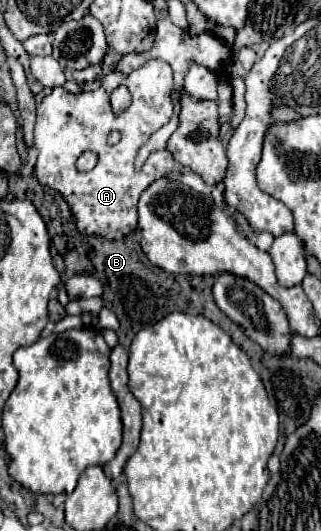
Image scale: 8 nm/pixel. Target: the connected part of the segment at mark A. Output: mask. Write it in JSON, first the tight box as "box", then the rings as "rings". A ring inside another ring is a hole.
{"box":[33,58,181,240],"rings":[[[157,58],[149,60],[129,74],[111,70],[107,76],[103,76],[101,86],[95,92],[71,94],[65,88],[53,88],[51,94],[47,94],[37,106],[33,146],[37,148],[39,156],[35,164],[35,176],[41,186],[49,186],[65,198],[73,212],[75,226],[83,236],[121,240],[123,236],[139,230],[137,204],[141,194],[155,180],[167,178],[171,172],[181,170],[181,166],[171,158],[167,150],[153,152],[143,166],[135,166],[135,156],[139,148],[149,140],[155,130],[167,124],[173,116],[173,104],[169,98],[171,90],[171,66]],[[119,86],[127,86],[133,100],[127,110],[115,114],[109,96]],[[115,128],[121,132],[121,140],[109,146],[107,136]],[[85,150],[91,150],[99,156],[99,162],[91,172],[79,172],[75,168],[75,160]]]}

